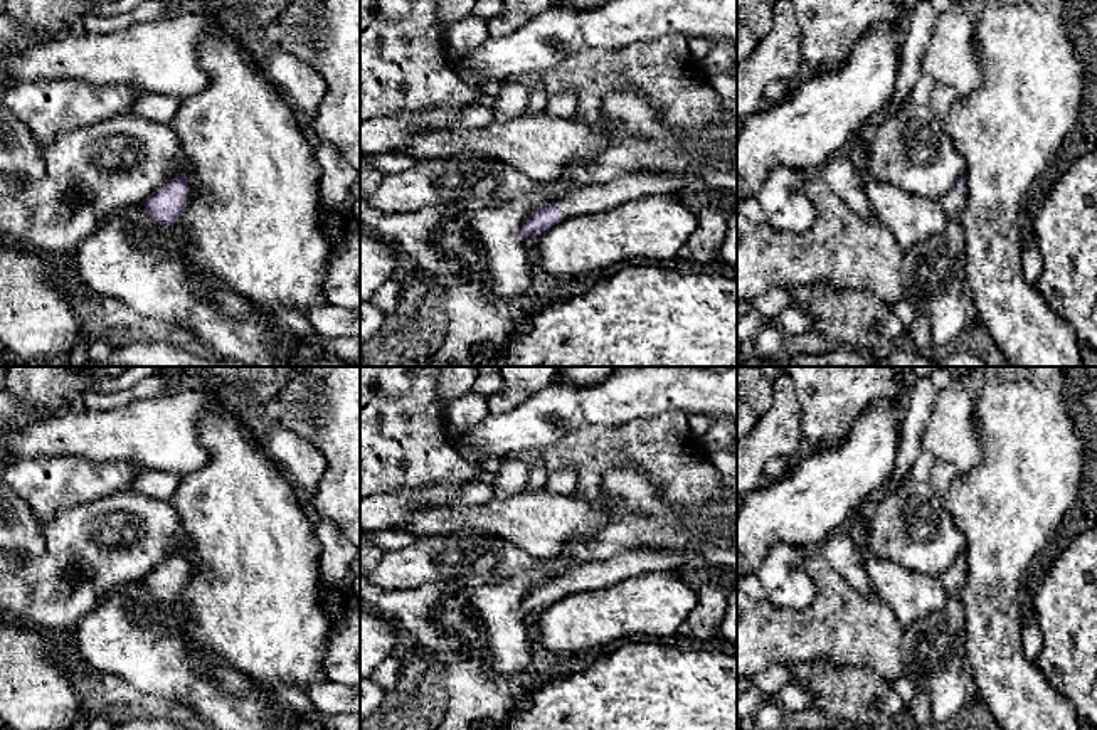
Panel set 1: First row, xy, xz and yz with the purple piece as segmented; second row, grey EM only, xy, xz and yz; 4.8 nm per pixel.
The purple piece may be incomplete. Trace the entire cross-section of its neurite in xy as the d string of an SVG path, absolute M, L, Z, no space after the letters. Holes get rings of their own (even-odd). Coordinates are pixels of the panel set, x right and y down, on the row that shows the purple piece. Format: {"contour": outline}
{"contour": "M177 177L153 192L143 205L151 219L162 227L168 227L177 222L195 195L195 182L187 177Z"}

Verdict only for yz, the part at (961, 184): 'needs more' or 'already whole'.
needs more

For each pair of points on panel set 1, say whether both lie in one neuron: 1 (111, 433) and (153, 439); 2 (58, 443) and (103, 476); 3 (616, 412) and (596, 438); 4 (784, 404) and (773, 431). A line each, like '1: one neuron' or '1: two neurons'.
1: one neuron
2: two neurons
3: two neurons
4: one neuron

